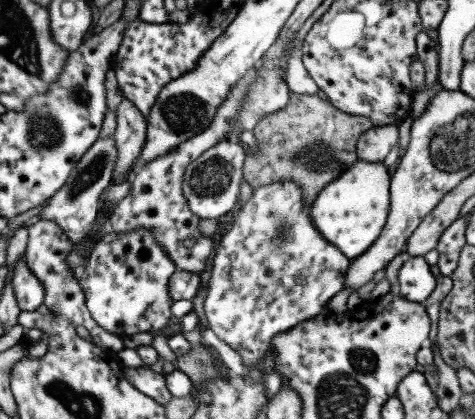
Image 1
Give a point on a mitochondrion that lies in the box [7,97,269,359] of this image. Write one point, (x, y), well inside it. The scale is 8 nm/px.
(45, 129)

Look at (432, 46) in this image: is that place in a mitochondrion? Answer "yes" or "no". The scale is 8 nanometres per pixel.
no

